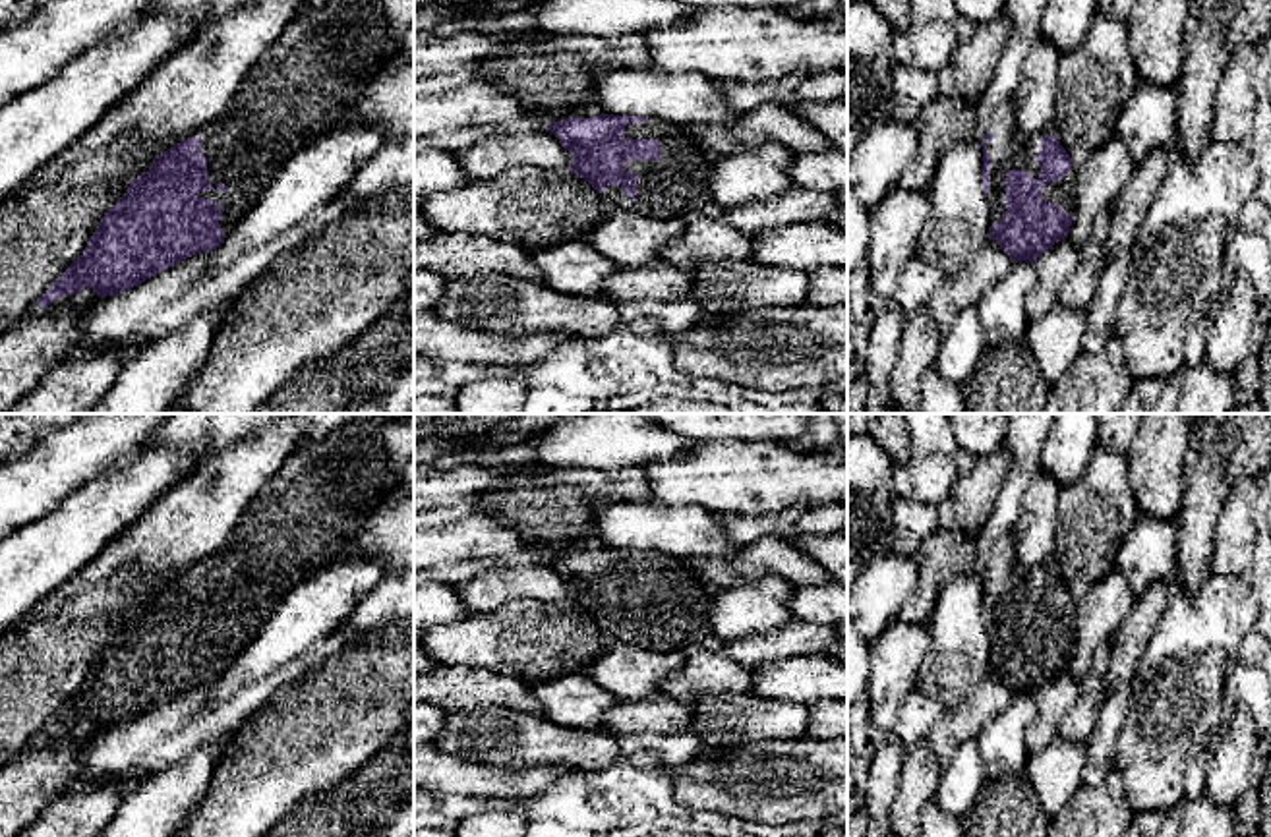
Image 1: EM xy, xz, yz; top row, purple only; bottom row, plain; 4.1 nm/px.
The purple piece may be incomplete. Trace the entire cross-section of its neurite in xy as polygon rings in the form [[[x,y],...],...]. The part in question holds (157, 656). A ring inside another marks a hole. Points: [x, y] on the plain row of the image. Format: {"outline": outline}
{"outline": [[[360,414],[323,437],[306,439],[251,497],[228,541],[199,559],[132,613],[126,626],[104,646],[83,686],[39,731],[41,742],[85,719],[99,731],[126,725],[192,688],[219,680],[230,663],[255,640],[284,595],[310,574],[348,553],[350,543],[414,456],[414,414]]]}

